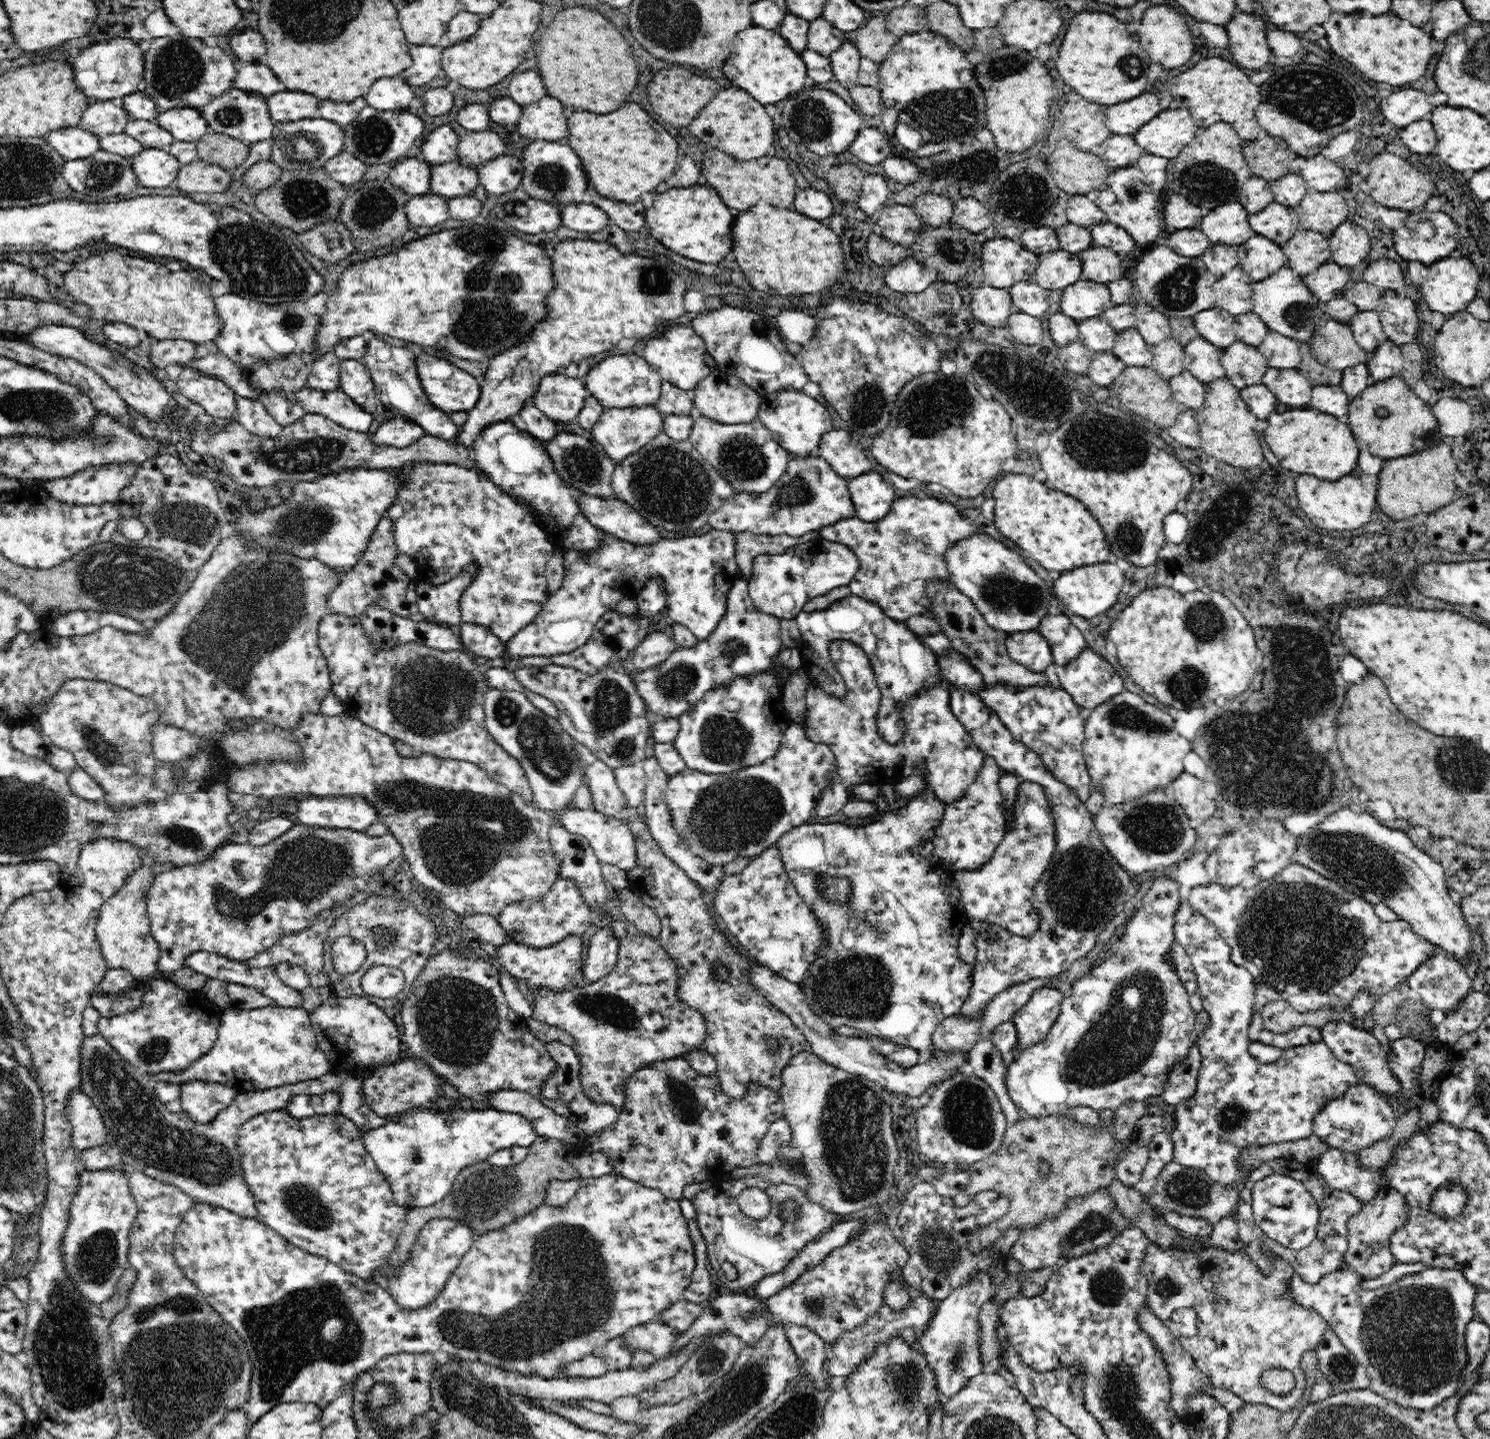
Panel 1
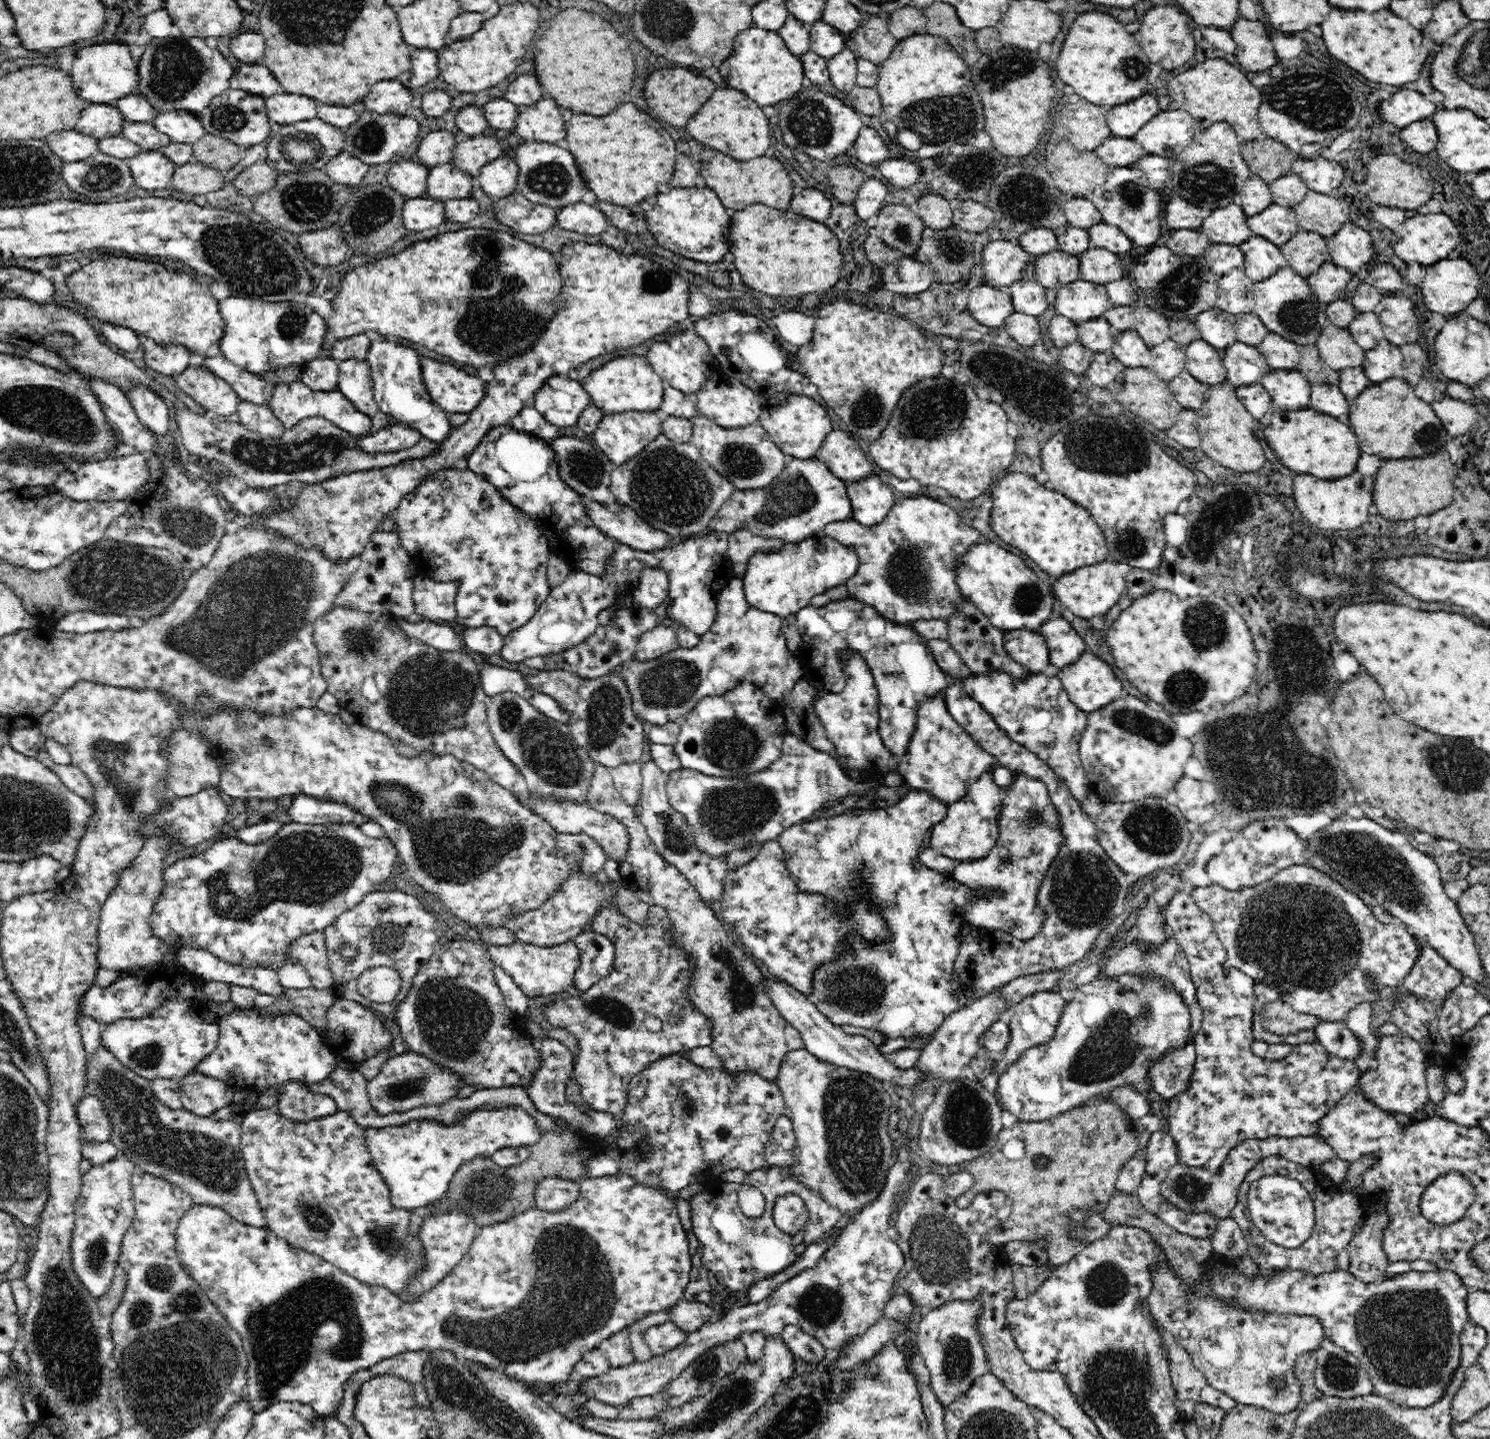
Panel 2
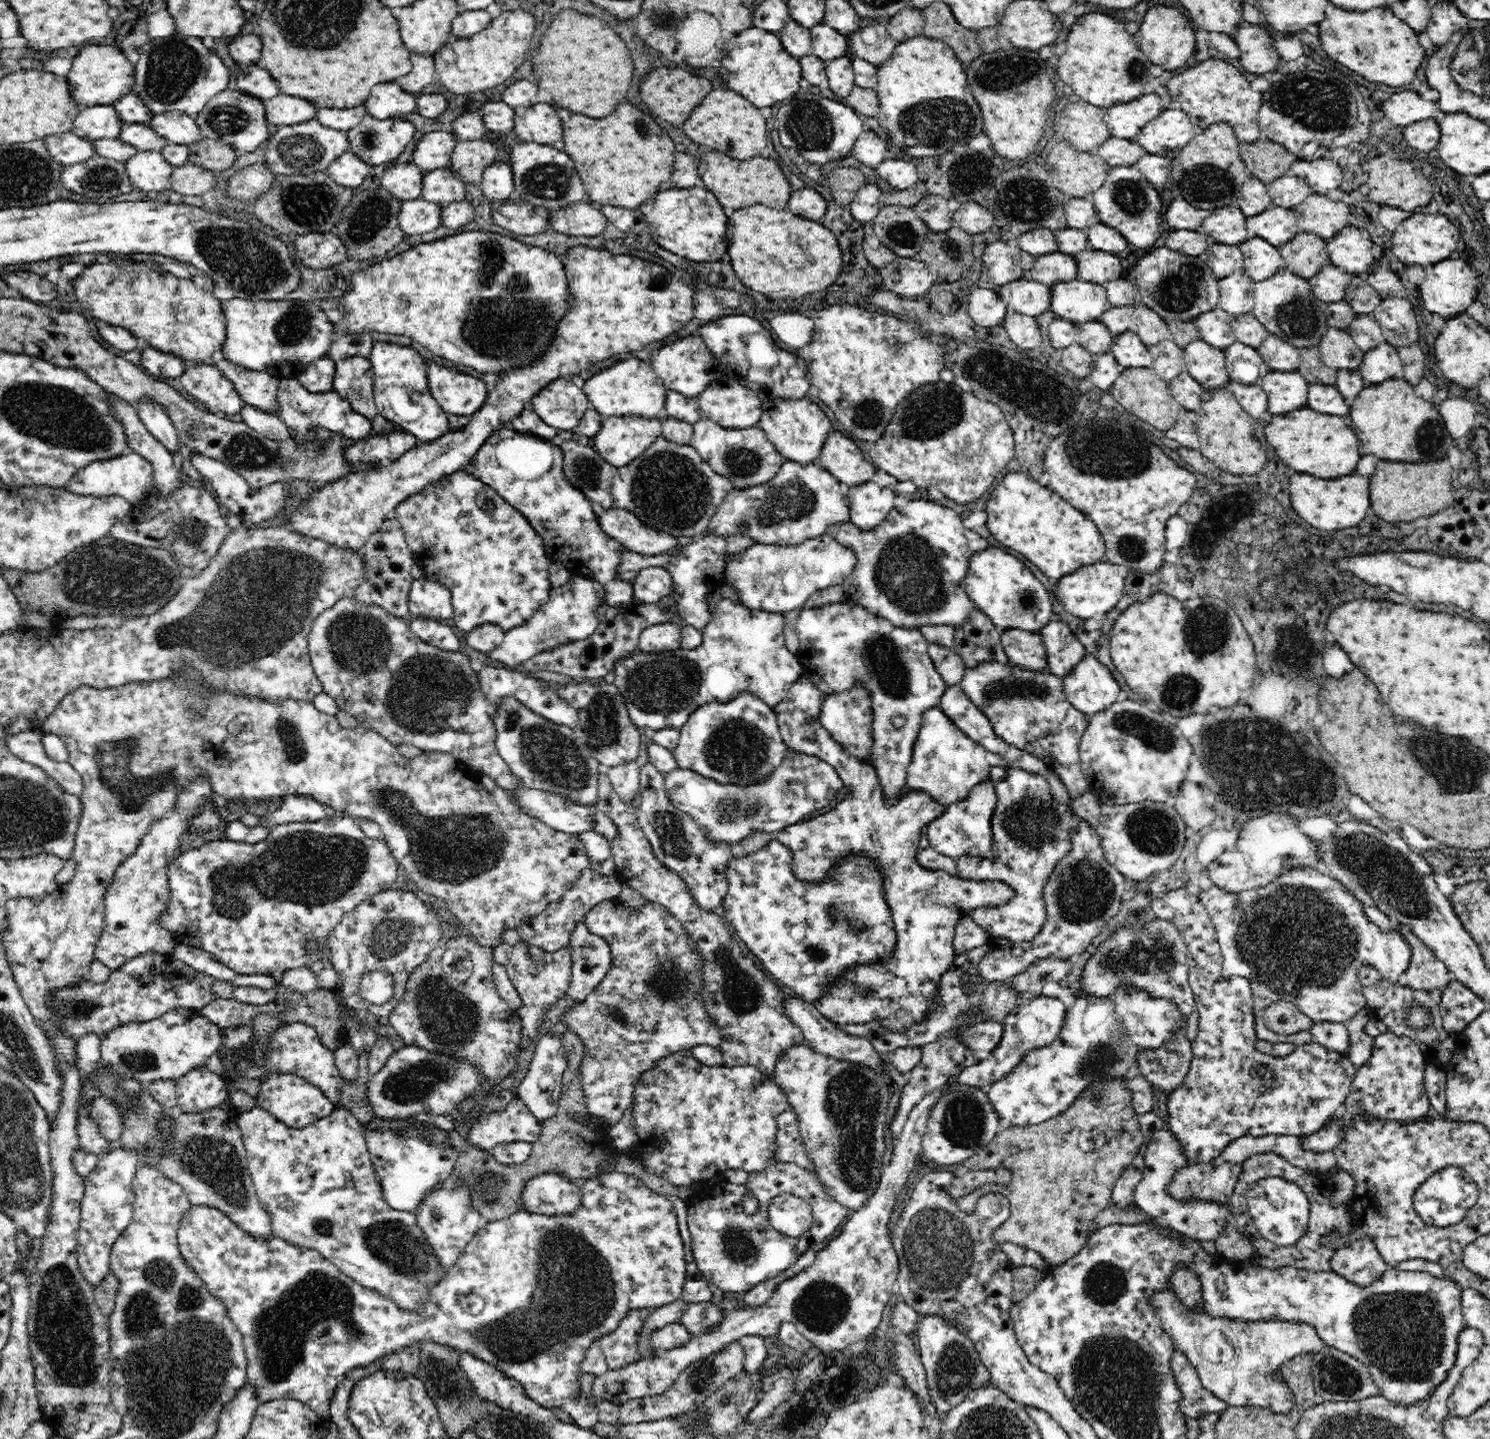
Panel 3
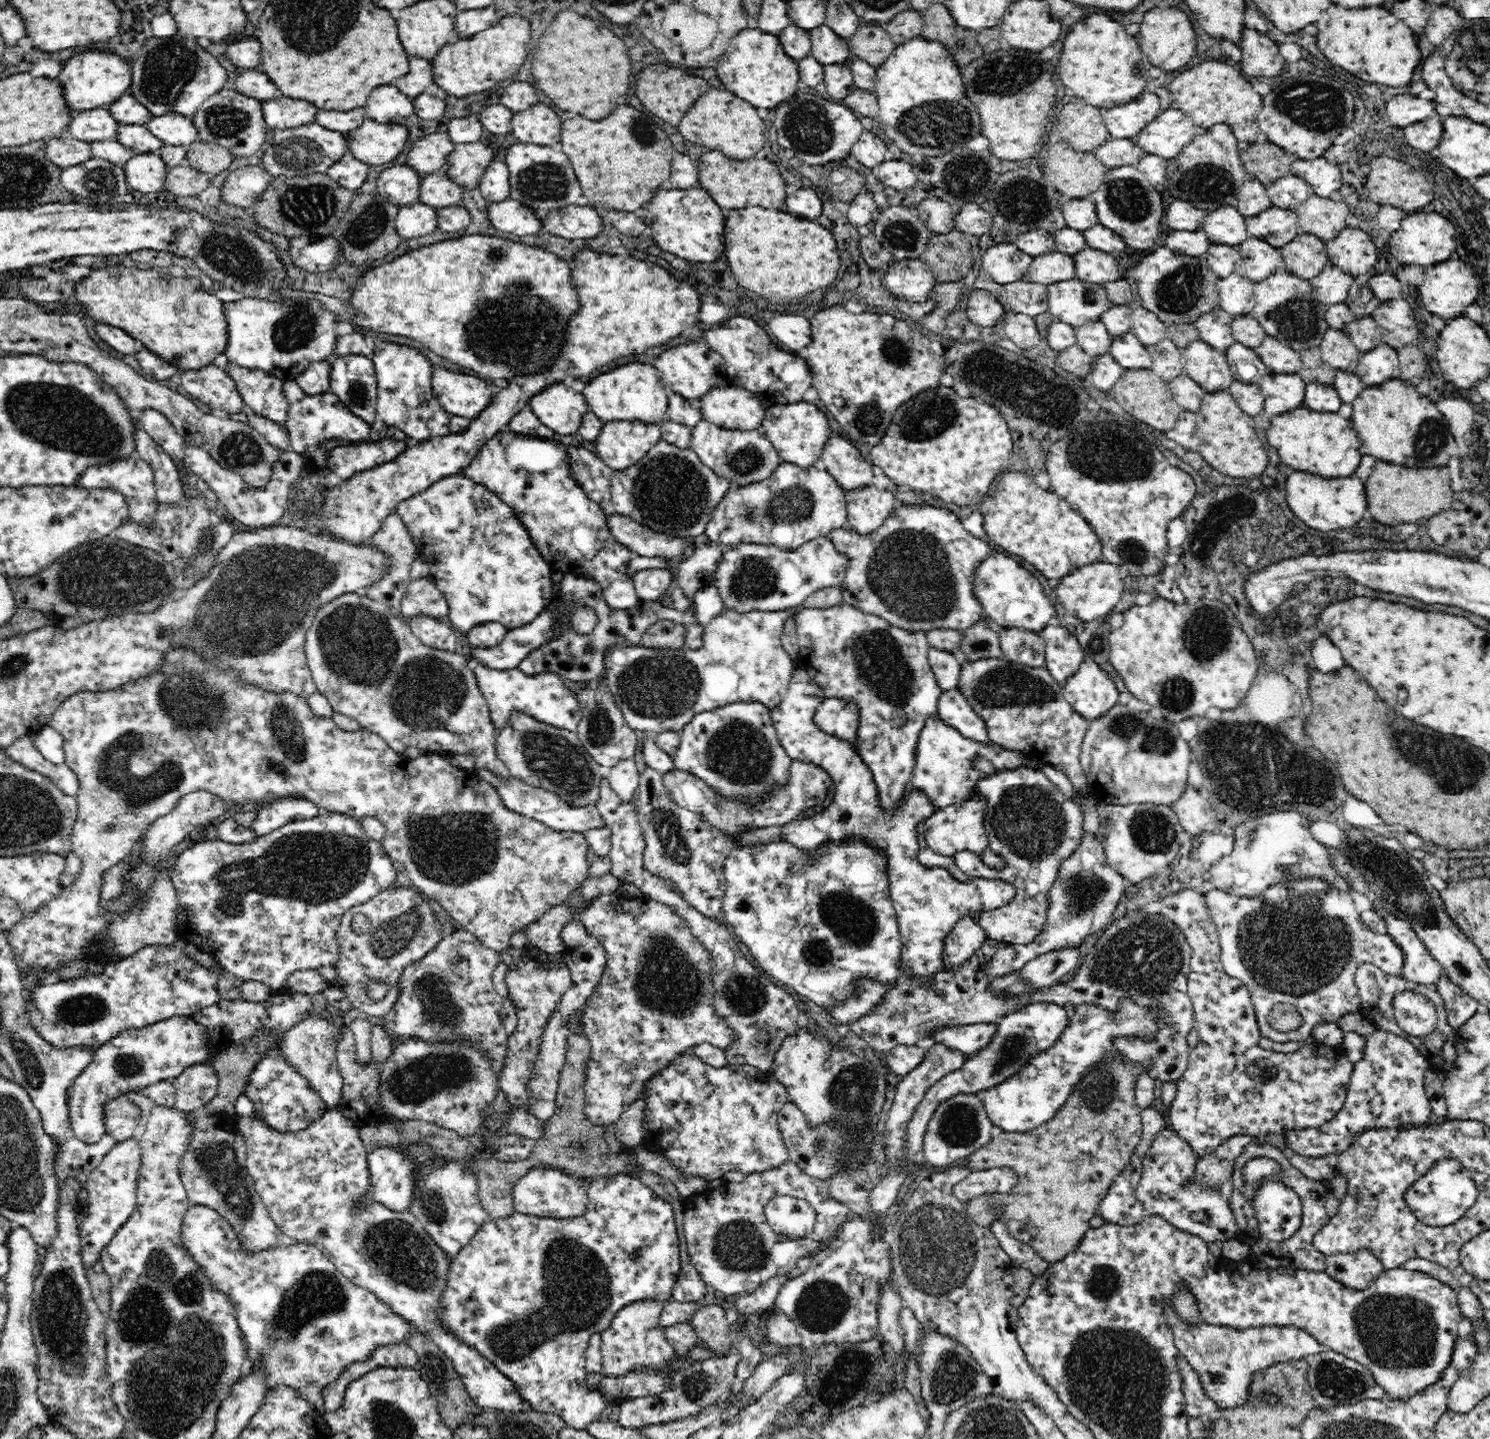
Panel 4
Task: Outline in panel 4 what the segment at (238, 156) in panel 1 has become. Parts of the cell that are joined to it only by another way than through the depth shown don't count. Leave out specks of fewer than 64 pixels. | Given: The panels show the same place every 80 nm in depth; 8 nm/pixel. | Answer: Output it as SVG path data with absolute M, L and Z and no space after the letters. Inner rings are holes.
M196 140L186 146L185 163L200 172L216 175L230 166L233 157L220 145Z

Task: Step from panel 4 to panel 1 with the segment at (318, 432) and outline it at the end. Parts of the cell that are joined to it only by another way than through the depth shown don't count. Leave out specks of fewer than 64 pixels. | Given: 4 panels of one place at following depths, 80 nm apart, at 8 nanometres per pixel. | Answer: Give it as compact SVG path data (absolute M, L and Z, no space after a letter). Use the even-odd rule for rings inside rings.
M306 386L294 393L275 389L262 394L260 401L264 404L264 407L268 409L271 416L275 418L278 425L281 425L283 428L290 426L290 424L293 424L293 422L296 422L296 420L302 418L305 414L324 415L339 424L339 426L347 430L354 430L355 432L368 432L373 422L373 413L367 413L365 410L362 410L356 402L353 402L353 400L340 389L334 391L320 391L313 390Z

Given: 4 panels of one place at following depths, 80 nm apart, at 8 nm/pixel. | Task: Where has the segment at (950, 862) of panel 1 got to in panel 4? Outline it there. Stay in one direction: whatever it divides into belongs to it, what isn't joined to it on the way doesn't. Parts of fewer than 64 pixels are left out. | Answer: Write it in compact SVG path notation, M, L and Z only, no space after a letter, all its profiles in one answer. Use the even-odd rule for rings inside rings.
M972 796L970 799L961 803L954 803L946 808L930 814L930 817L924 820L924 838L928 847L940 856L953 857L961 851L968 850L976 854L983 864L987 864L993 870L1003 870L1004 860L998 857L989 848L989 840L986 837L986 831L982 827L982 816L986 811L986 799Z

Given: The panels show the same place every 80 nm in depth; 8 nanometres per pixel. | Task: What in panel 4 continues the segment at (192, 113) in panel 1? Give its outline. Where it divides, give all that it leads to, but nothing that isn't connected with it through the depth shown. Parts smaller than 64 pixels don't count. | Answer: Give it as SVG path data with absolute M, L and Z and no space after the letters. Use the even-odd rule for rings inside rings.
M178 113L152 117L145 127L165 145L186 147L198 140L192 119Z

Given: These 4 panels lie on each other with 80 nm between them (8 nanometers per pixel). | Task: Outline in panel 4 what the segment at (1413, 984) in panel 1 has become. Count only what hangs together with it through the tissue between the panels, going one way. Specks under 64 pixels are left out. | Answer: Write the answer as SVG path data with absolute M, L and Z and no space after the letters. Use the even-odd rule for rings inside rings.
M1374 909L1386 924L1386 934L1392 935L1404 953L1401 977L1416 984L1434 984L1444 974L1442 965L1428 952L1414 932L1410 922L1399 920L1388 912Z

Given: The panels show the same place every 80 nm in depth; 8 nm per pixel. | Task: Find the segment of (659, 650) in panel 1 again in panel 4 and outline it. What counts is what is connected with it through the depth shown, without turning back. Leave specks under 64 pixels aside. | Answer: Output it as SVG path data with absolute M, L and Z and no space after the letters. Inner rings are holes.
M673 620L658 621L642 635L642 646L650 649L684 649L685 634L685 624Z

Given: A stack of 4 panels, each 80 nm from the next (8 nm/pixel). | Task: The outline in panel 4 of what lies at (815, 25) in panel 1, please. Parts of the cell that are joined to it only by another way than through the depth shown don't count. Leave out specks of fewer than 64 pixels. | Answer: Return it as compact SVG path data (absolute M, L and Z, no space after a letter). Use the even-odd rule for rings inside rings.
M825 24L809 31L812 50L809 56L814 57L820 64L848 63L852 58L847 39L840 38Z

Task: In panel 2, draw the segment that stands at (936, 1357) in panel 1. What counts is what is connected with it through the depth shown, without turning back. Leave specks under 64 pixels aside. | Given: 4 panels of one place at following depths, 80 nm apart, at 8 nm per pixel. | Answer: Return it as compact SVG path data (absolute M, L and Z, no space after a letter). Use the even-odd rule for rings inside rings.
M948 1301L923 1315L918 1322L917 1348L928 1368L932 1391L944 1408L970 1390L980 1375L989 1372L981 1336L977 1334L975 1315L978 1312L978 1303Z

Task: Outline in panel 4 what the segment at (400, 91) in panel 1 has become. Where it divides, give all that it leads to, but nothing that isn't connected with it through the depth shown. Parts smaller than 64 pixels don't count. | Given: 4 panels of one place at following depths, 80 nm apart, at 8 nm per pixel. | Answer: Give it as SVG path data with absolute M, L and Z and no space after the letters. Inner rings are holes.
M380 86L370 94L364 110L376 122L403 124L407 116L415 113L412 100L396 86Z

